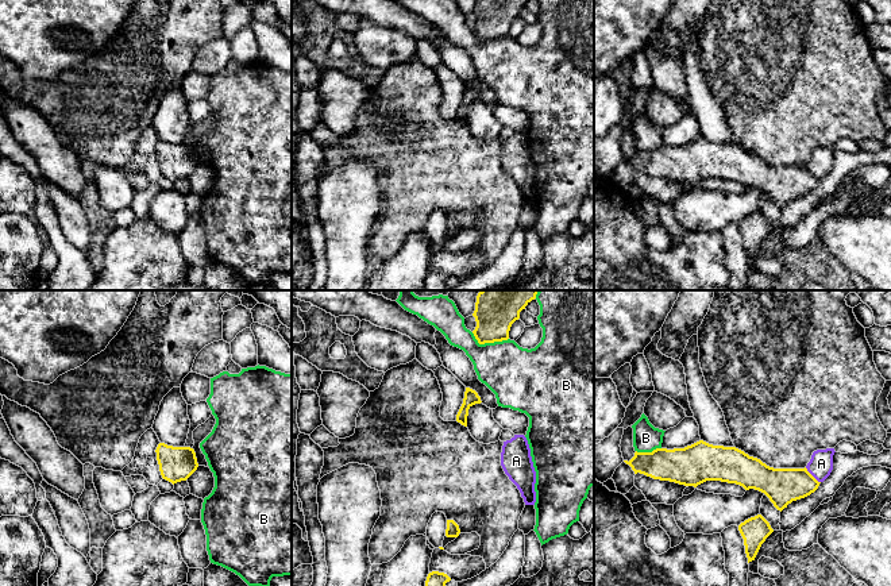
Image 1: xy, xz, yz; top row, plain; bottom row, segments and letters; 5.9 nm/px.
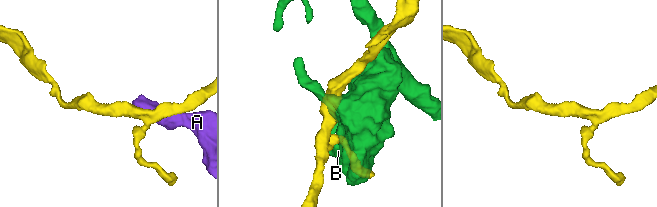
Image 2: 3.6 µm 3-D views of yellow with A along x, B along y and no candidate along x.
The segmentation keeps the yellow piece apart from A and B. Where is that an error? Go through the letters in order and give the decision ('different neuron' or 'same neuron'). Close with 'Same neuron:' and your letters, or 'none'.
A: different neuron
B: same neuron
Same neuron: B

